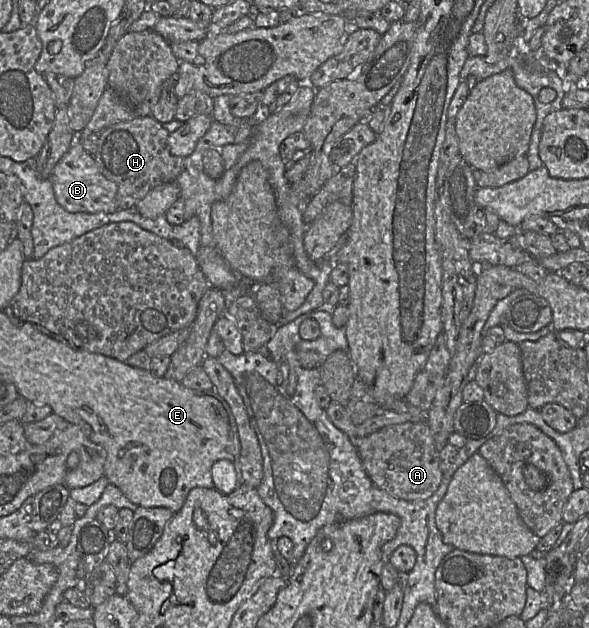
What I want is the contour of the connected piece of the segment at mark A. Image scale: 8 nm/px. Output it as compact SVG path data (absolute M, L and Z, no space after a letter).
M426 421L384 427L366 437L358 438L357 450L370 480L392 497L407 501L428 499L442 480L439 451Z

